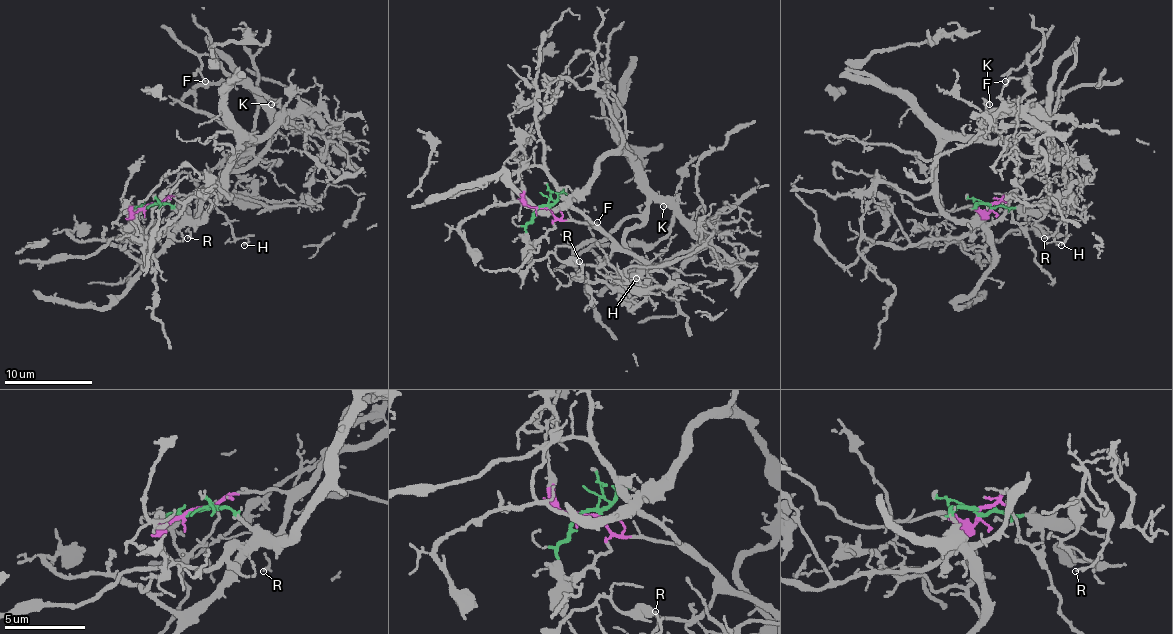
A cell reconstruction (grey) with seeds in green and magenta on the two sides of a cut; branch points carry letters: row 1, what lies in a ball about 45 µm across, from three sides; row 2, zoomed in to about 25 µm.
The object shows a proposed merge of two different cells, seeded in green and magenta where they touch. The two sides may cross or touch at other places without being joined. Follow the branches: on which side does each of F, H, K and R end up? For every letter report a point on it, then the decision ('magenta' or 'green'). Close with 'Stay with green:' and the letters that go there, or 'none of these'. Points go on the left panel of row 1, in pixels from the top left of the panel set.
F: (205, 81) | green
H: (244, 245) | magenta
K: (271, 104) | green
R: (187, 238) | magenta
Stay with green: F, K

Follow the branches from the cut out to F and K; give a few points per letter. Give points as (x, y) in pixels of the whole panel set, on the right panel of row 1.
F: (990, 205), (953, 219), (937, 199), (937, 152), (950, 139), (972, 139), (1028, 91), (1028, 55), (1005, 82)
K: (990, 205), (977, 203), (966, 221), (937, 199), (937, 152), (950, 139), (972, 139), (990, 104)

